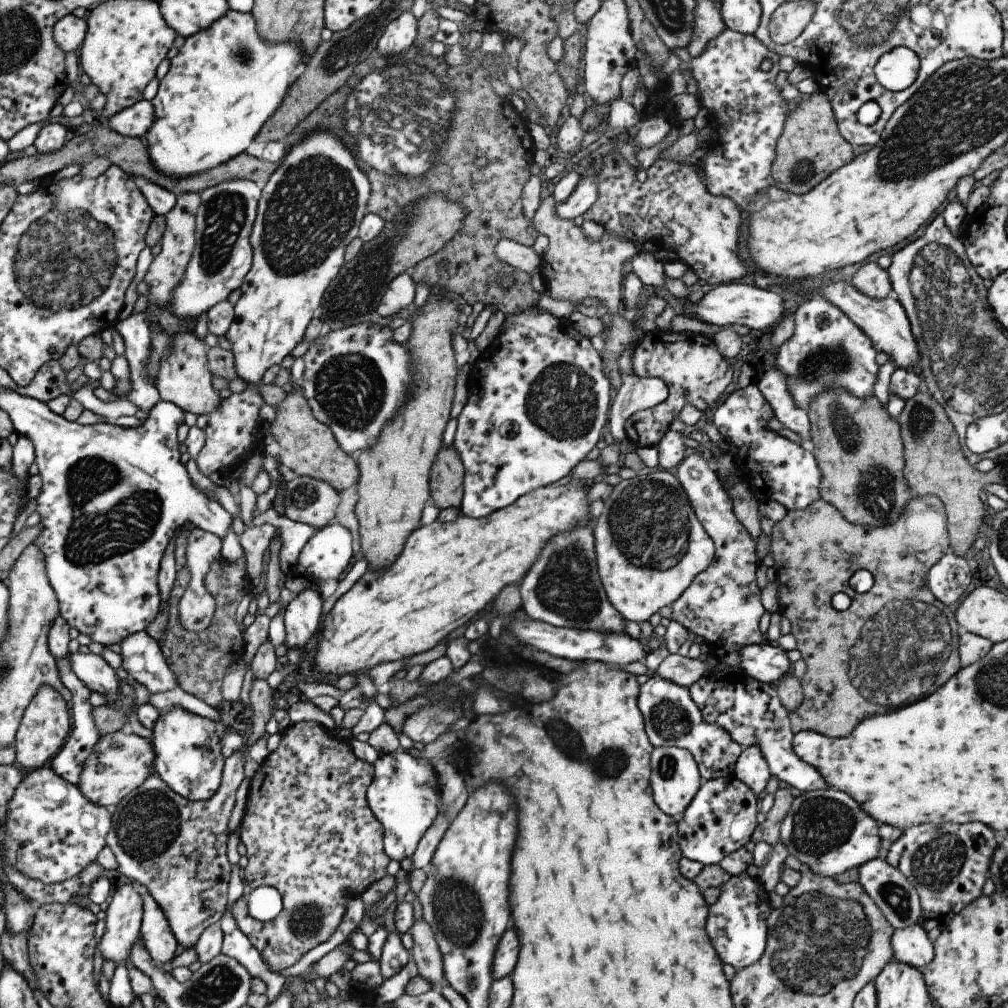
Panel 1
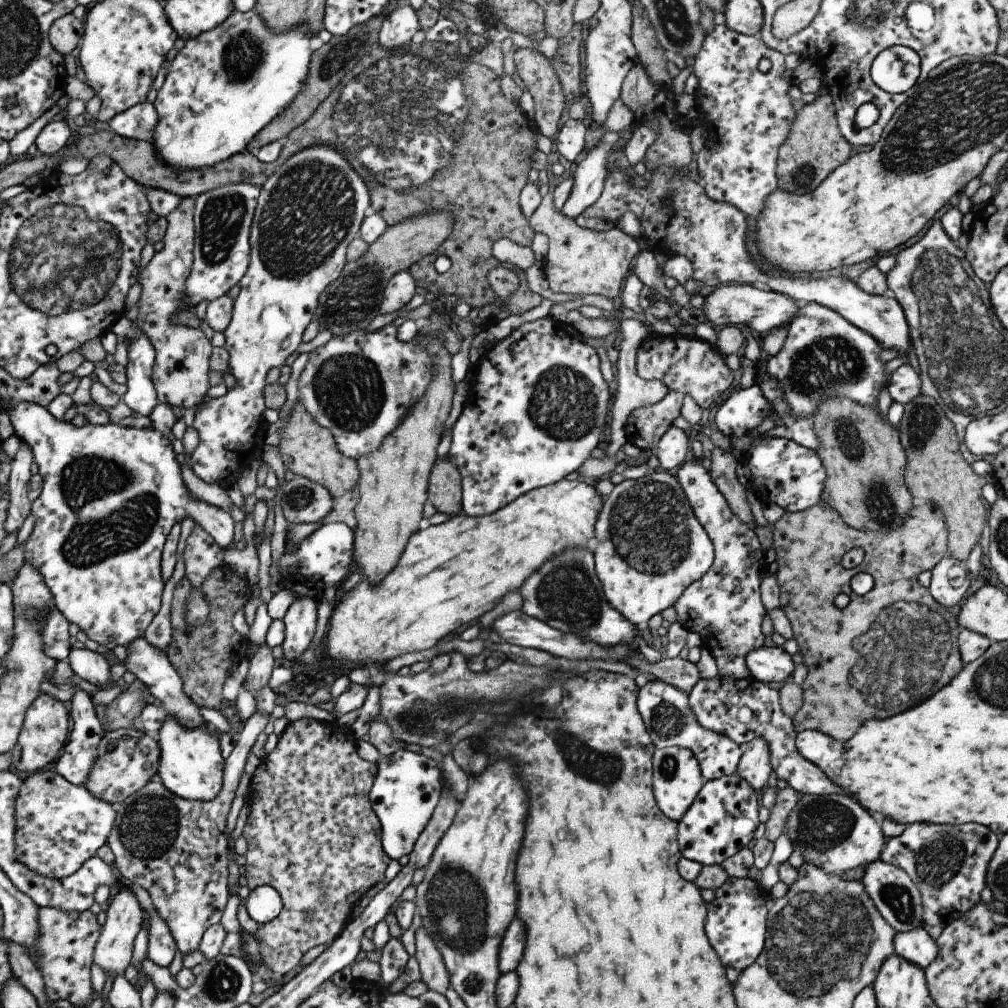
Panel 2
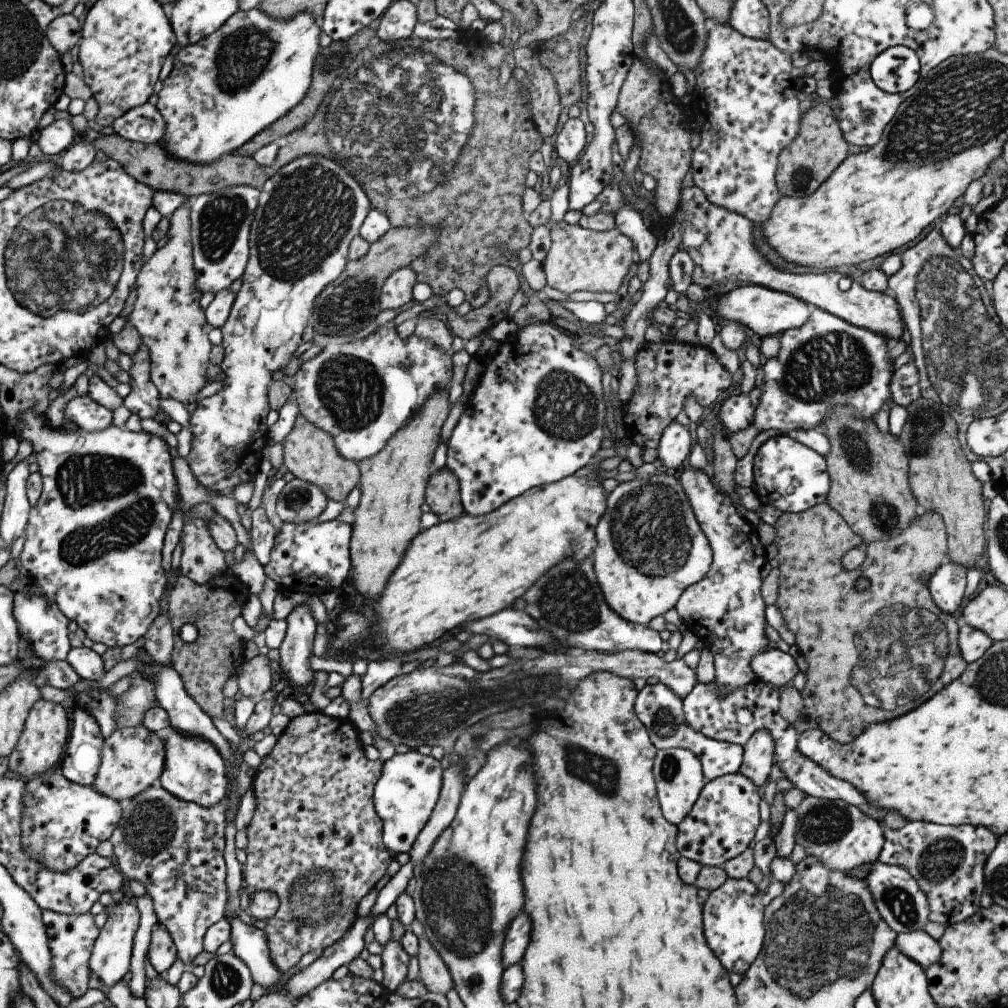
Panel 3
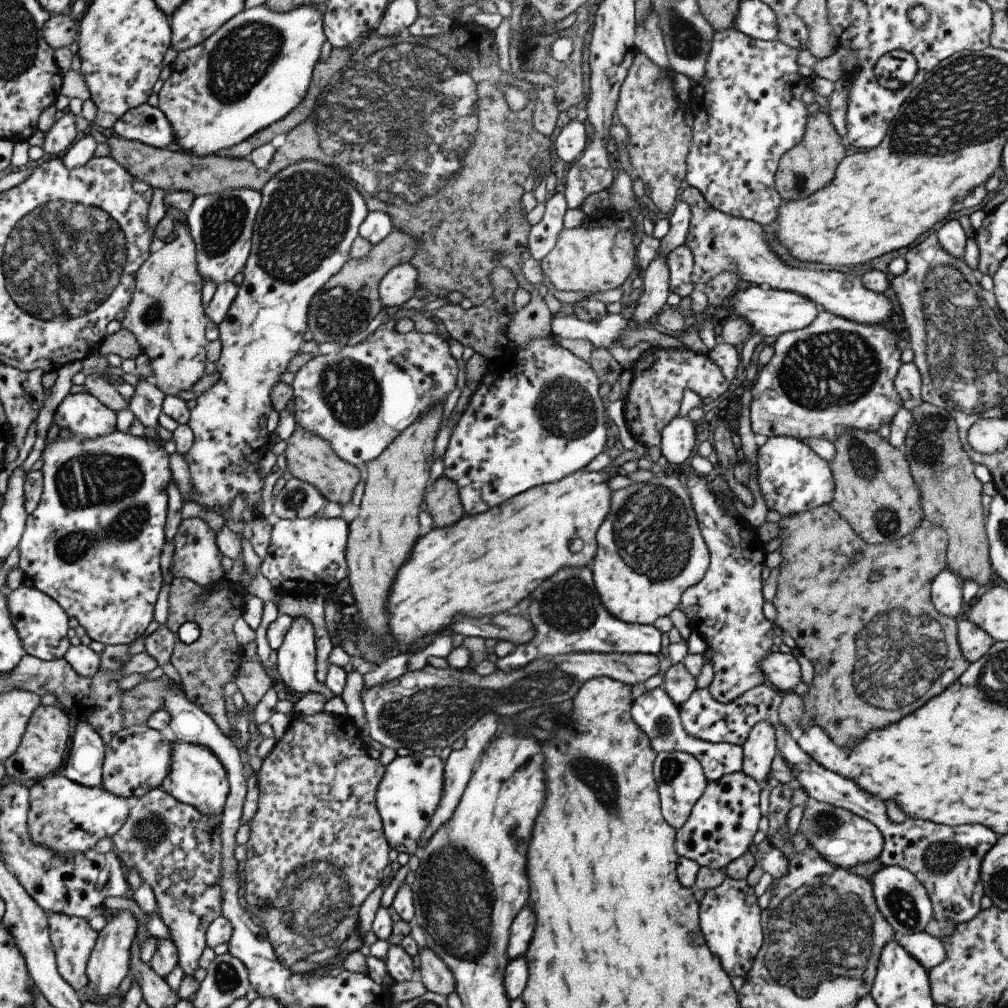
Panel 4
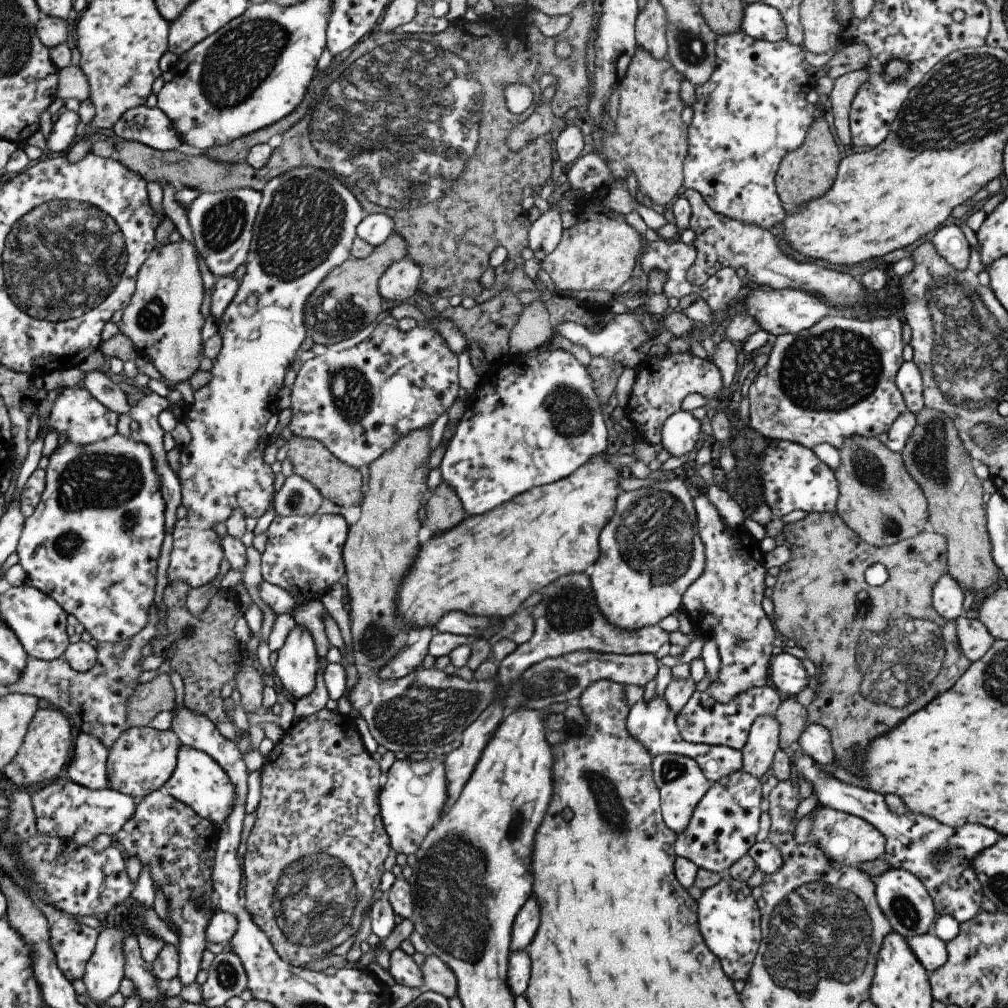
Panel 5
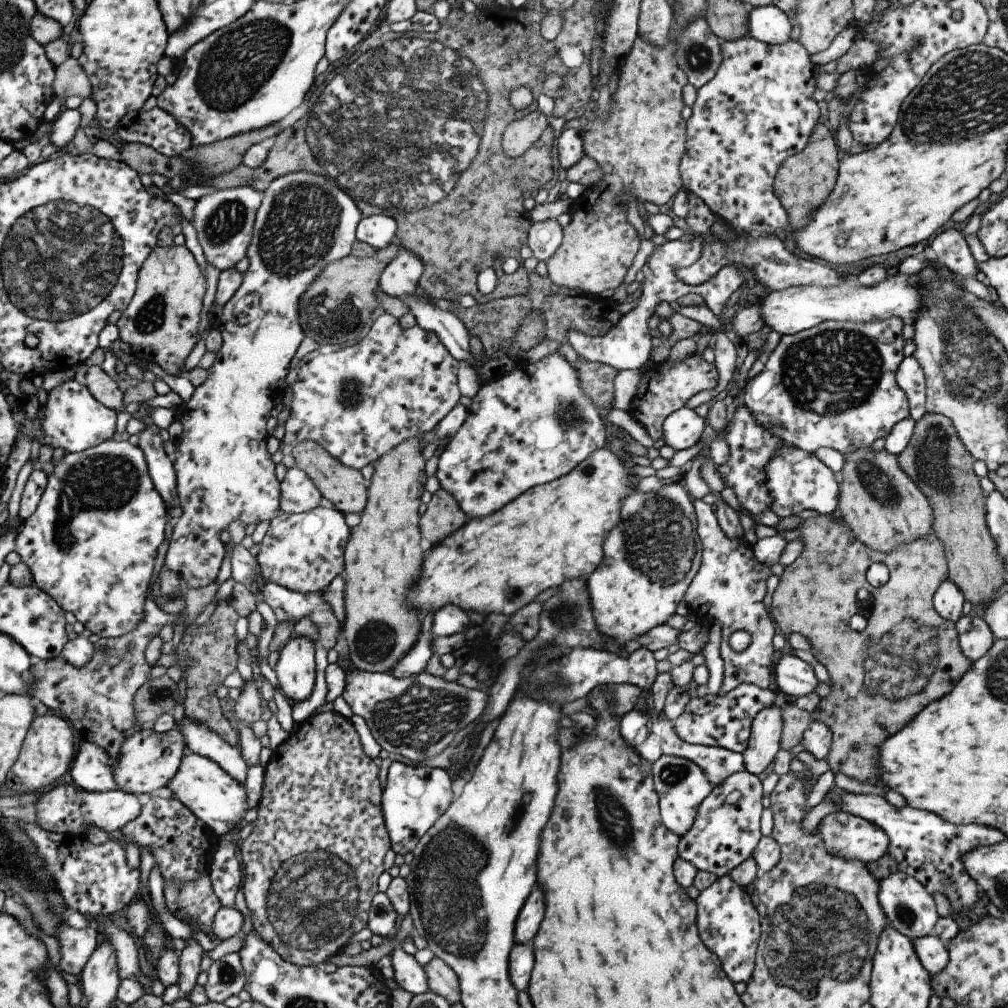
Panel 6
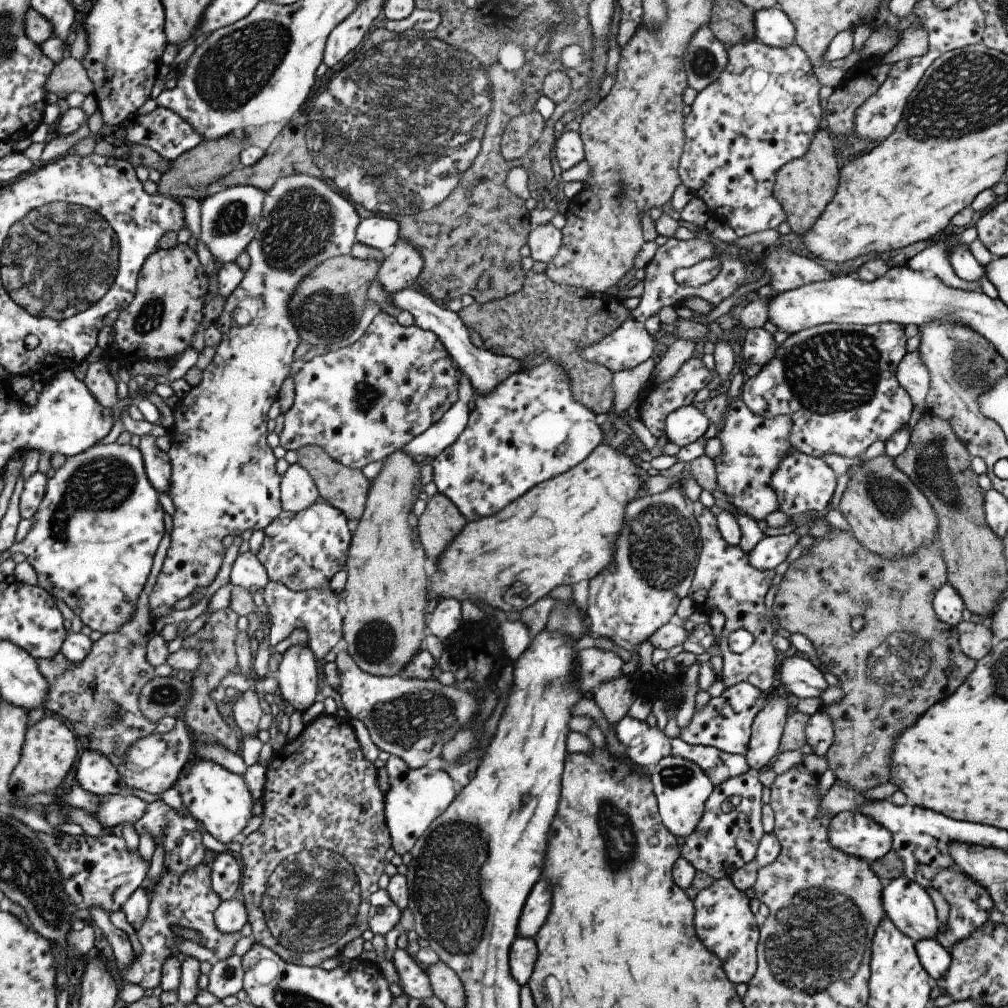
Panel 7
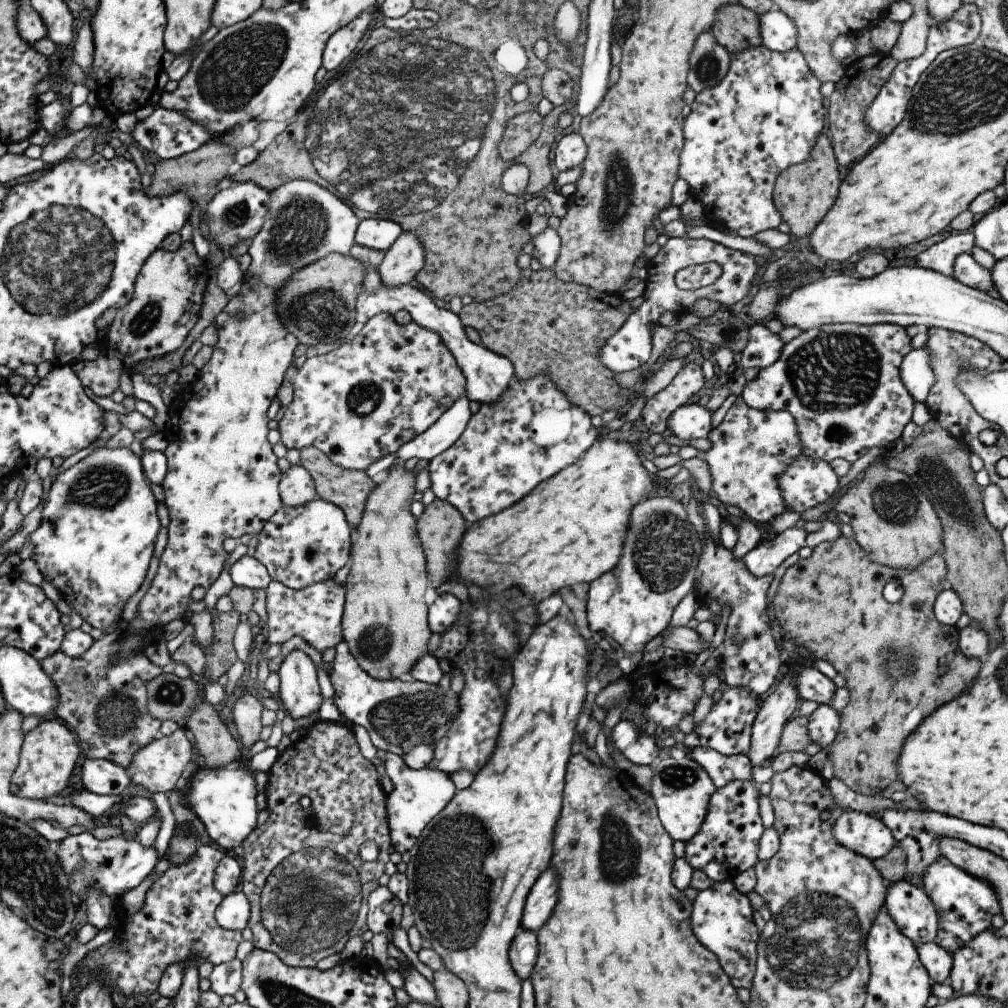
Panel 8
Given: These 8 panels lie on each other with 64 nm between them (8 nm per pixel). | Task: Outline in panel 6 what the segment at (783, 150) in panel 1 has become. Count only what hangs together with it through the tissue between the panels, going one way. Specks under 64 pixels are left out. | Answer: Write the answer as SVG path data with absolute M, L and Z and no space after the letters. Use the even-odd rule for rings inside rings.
M818 123L812 131L806 146L789 156L777 170L773 184L775 195L787 210L792 230L805 227L815 211L827 200L838 178L838 148L836 136L827 124Z

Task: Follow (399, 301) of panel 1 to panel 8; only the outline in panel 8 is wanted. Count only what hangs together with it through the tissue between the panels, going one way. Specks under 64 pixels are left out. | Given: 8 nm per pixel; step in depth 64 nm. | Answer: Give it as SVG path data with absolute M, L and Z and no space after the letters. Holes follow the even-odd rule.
M402 233L387 250L377 268L381 284L388 288L409 284L423 269L423 244L414 233Z

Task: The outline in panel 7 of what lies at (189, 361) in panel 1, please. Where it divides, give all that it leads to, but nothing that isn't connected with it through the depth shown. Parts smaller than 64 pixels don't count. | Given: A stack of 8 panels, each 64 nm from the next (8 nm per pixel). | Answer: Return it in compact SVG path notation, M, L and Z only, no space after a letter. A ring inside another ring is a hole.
M186 243L177 244L171 249L158 248L144 261L138 273L134 298L127 307L120 311L117 321L112 326L115 336L114 343L110 348L104 350L104 357L100 361L86 364L80 371L84 384L101 405L111 408L119 401L116 393L116 380L112 377L105 364L110 357L116 356L118 352L126 352L126 354L142 360L169 361L169 368L172 368L177 361L173 361L173 359L178 354L184 354L186 348L192 348L190 342L192 342L197 332L196 328L203 320L205 296L208 291L209 284L204 267L198 261L198 255Z

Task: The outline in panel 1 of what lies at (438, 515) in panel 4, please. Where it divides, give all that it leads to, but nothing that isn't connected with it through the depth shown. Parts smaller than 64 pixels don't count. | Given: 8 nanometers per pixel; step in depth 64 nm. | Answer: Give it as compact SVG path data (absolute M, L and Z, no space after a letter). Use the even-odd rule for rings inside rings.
M454 446L441 447L432 463L430 496L432 502L443 510L460 508L465 482L465 468Z

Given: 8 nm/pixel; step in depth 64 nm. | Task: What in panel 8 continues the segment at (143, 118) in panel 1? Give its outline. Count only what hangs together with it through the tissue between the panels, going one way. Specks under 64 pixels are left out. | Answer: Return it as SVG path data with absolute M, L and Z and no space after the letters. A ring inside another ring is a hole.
M156 106L150 116L136 123L130 134L136 143L160 159L173 159L195 151L213 138L205 128L190 121L183 112L168 110L162 106Z

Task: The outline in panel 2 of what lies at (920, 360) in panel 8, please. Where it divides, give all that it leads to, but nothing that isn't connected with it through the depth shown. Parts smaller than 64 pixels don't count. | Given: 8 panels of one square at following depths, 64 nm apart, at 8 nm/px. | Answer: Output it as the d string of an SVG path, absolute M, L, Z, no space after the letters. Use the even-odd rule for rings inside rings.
M914 362L904 364L890 376L888 392L894 401L905 405L921 394L921 378Z

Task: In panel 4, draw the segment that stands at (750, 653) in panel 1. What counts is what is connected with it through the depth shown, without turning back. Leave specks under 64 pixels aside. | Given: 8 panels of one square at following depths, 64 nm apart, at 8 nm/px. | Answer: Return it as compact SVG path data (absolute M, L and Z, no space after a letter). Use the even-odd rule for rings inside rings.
M774 648L759 662L759 666L766 681L782 694L794 691L795 686L802 681L800 665L792 653L782 653Z

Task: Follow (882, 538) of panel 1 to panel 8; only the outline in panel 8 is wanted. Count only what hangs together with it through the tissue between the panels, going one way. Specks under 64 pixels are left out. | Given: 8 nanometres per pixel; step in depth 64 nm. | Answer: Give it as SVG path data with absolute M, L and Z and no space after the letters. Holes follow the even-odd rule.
M840 535L834 541L824 541L813 548L810 557L798 559L798 561L788 567L783 575L779 588L774 596L771 613L774 626L777 633L783 637L793 639L795 644L800 646L805 644L809 652L813 652L816 658L827 660L836 669L837 674L841 674L845 680L845 687L851 694L849 704L839 712L837 717L837 729L834 742L829 746L827 758L832 763L834 776L839 778L848 788L855 790L857 793L873 796L884 790L889 784L898 780L897 760L902 748L903 742L910 736L911 732L932 712L935 708L955 699L962 694L974 681L980 670L982 660L968 658L959 648L959 629L955 625L943 625L936 617L933 609L936 597L940 591L950 589L951 584L946 578L947 566L942 552L932 555L928 560L915 566L913 569L906 570L902 567L892 568L880 563L875 563L869 559L869 556L862 550L862 547L854 538L848 538ZM890 580L901 580L904 594L902 599L896 603L890 603L884 599L882 590Z

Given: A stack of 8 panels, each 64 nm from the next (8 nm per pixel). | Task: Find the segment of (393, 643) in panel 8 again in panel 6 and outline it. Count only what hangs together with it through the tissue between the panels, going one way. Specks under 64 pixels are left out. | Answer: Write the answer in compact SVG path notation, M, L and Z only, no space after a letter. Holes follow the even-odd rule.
M412 437L395 446L394 450L383 454L375 463L370 487L367 489L367 501L361 512L360 522L351 528L351 533L343 554L346 574L345 609L346 617L342 627L342 637L346 639L354 668L371 673L390 672L391 668L415 646L419 638L421 620L416 612L406 608L404 592L410 580L418 580L422 566L422 548L420 548L420 528L418 528L418 506L427 480L424 471L420 437Z

